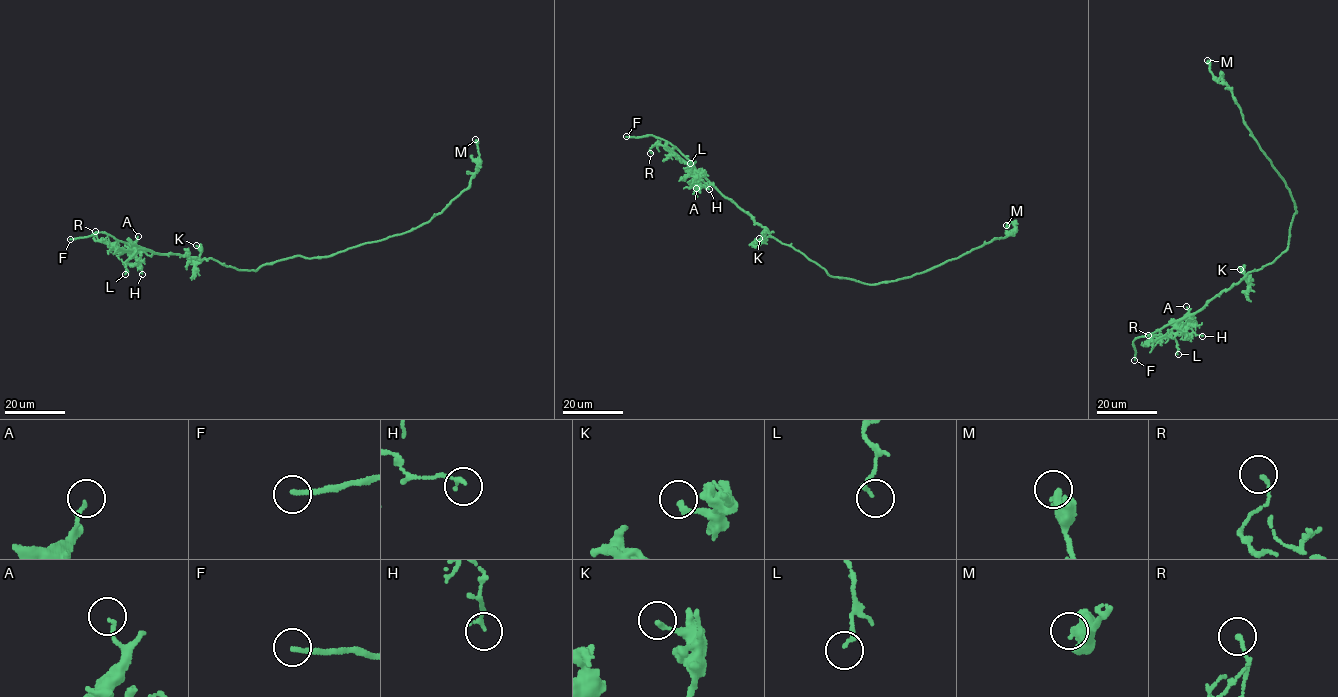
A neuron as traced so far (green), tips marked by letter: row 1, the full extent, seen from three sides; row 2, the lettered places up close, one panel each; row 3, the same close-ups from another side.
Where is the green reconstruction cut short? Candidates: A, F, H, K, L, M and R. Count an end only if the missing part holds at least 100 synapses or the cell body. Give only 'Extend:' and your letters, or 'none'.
Extend: F

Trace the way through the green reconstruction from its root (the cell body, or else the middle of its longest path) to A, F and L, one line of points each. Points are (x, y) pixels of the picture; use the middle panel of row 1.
A: (840, 277), (831, 276), (799, 251), (771, 237), (765, 228), (722, 196), (703, 176), (695, 182), (696, 188)
F: (840, 277), (831, 276), (799, 251), (771, 237), (765, 228), (722, 196), (670, 143), (652, 135), (626, 136)
L: (840, 277), (831, 276), (799, 251), (771, 237), (765, 228), (722, 196), (692, 167), (688, 167), (690, 163)

